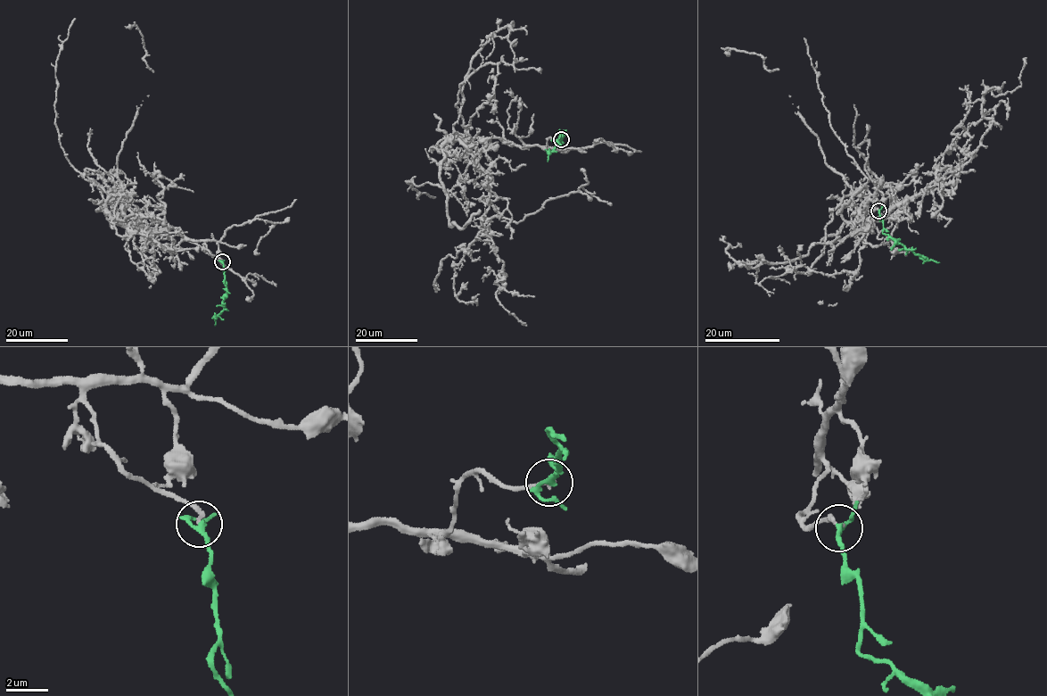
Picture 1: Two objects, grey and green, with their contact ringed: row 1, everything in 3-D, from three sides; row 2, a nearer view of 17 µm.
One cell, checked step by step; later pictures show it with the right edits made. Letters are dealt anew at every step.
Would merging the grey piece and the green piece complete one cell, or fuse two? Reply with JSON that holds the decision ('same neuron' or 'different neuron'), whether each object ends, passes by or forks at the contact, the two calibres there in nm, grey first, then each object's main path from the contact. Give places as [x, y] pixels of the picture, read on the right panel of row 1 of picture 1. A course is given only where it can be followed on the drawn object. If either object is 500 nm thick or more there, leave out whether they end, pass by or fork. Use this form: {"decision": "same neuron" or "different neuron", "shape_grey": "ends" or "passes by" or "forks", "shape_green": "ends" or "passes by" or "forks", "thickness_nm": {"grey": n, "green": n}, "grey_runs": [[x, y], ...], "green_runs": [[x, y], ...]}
{"decision": "different neuron", "shape_grey": "ends", "shape_green": "passes by", "thickness_nm": {"grey": 240, "green": 200}, "grey_runs": [[878, 211], [864, 208], [869, 231], [845, 222], [860, 189], [896, 185], [848, 153], [803, 37]], "green_runs": [[878, 211], [883, 223], [882, 232], [915, 253], [939, 262]]}

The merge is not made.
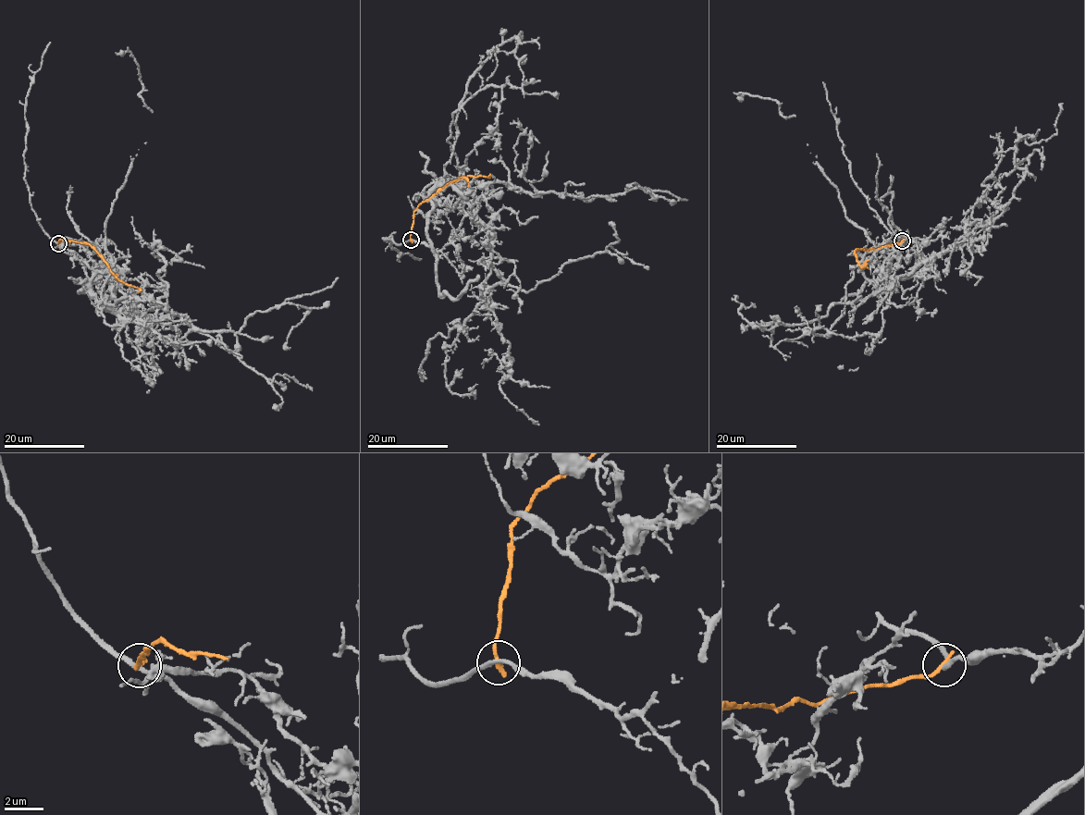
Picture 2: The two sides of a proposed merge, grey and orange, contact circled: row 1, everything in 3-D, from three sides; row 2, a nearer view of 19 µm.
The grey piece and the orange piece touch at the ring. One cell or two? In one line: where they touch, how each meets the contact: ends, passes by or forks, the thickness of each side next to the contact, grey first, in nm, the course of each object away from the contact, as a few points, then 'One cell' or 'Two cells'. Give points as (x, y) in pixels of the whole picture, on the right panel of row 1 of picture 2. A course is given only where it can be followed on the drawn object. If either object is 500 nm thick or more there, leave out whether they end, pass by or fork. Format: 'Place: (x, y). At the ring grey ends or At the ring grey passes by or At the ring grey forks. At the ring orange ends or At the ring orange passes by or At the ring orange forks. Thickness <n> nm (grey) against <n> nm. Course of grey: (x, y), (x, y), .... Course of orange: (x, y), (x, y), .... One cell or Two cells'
Place: (902, 240). At the ring grey passes by. At the ring orange ends. Thickness 220 nm (grey) against 260 nm. Course of grey: (902, 240), (922, 240), (863, 270), (883, 291), (985, 244), (1027, 172), (1019, 139), (1056, 134), (1063, 103). Course of orange: (902, 240), (875, 249), (856, 250), (855, 255), (858, 265), (862, 268), (866, 265), (868, 268). Two cells

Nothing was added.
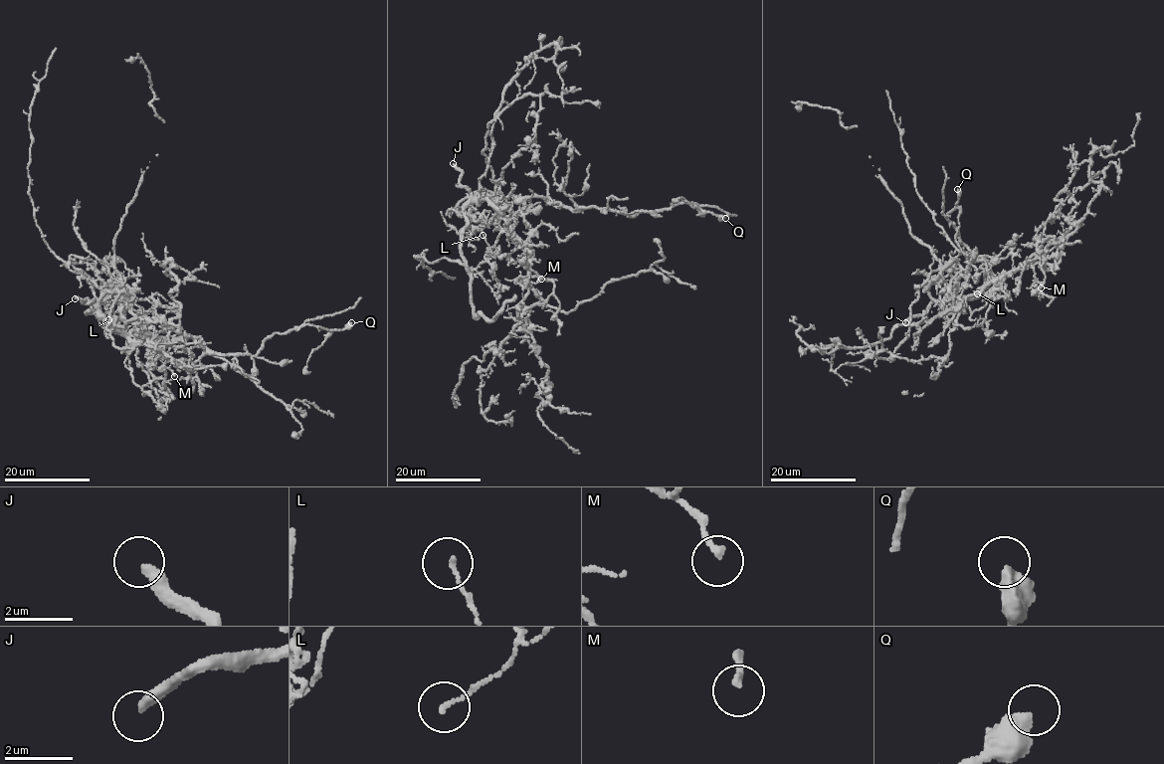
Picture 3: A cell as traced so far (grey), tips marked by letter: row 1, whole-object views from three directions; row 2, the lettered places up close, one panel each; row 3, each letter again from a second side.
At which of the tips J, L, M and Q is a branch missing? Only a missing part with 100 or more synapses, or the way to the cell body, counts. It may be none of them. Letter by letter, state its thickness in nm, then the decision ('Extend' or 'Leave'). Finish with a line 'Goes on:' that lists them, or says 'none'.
J: Thickness 340 nm. Extend
L: Thickness 130 nm. Leave
M: Thickness 190 nm. Leave
Q: Thickness 480 nm. Leave
Goes on: J

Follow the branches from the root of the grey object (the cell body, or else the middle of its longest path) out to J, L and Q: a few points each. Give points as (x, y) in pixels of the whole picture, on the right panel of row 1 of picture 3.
J: (932, 298), (923, 315), (913, 316), (905, 322)
L: (932, 298), (928, 291), (929, 282), (954, 262), (963, 270), (974, 261), (986, 262), (987, 284), (977, 293)
Q: (932, 298), (950, 312), (961, 309), (955, 285), (961, 277), (966, 281), (973, 256), (946, 218), (957, 189)

